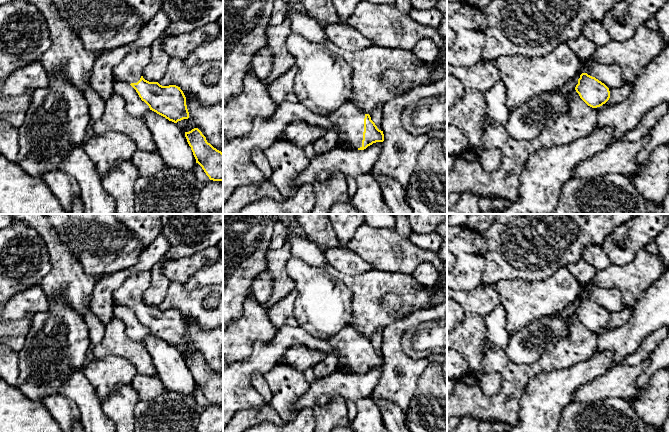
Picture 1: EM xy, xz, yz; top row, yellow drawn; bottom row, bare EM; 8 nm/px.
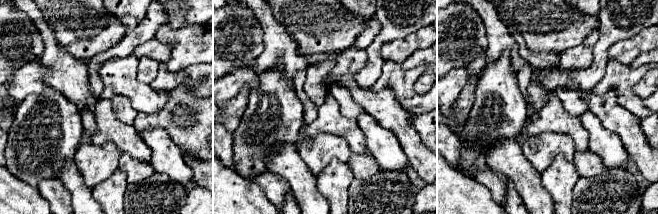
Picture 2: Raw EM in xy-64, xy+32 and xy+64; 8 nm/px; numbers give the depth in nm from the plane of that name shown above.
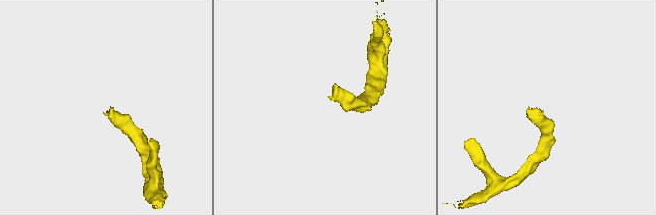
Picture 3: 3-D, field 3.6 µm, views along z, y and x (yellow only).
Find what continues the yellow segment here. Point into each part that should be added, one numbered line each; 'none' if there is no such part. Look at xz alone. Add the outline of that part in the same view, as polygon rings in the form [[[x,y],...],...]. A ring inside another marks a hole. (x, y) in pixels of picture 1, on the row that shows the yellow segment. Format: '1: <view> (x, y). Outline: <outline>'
1: xz (239, 169). Outline: [[[298,100],[281,102],[276,112],[268,118],[256,117],[248,134],[223,144],[223,204],[240,186],[250,183],[259,184],[265,180],[251,158],[251,151],[254,148],[264,150],[271,146],[294,119],[304,120],[310,125],[324,128],[327,131],[334,131],[339,137],[339,142],[344,138],[348,146],[358,149],[362,147],[364,118],[365,113],[353,102],[346,102],[332,114],[324,116],[314,113]]]

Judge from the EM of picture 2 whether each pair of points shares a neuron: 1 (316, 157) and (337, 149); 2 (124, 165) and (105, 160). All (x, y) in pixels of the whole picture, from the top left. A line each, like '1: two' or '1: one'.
1: one
2: two

